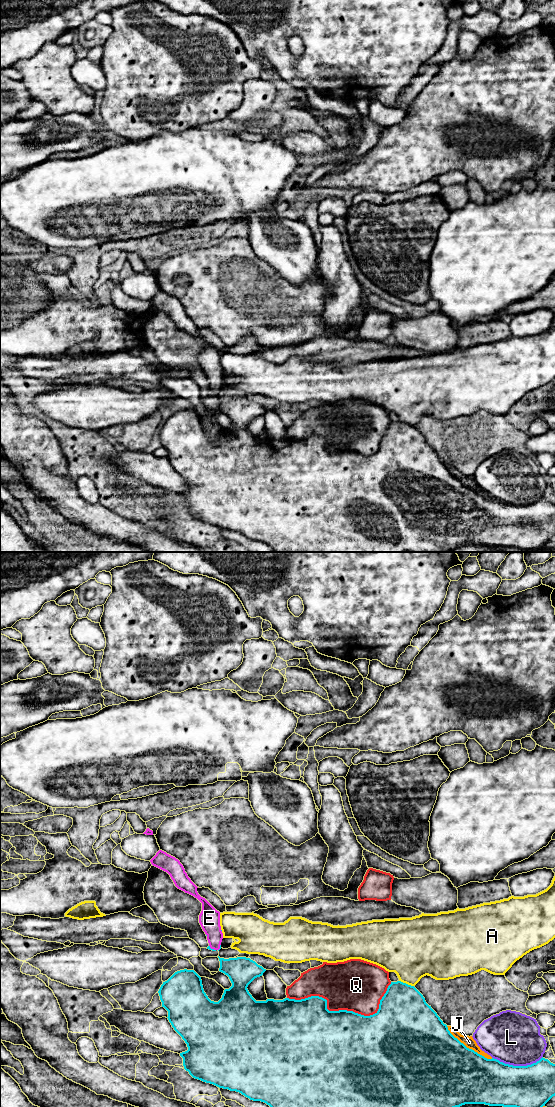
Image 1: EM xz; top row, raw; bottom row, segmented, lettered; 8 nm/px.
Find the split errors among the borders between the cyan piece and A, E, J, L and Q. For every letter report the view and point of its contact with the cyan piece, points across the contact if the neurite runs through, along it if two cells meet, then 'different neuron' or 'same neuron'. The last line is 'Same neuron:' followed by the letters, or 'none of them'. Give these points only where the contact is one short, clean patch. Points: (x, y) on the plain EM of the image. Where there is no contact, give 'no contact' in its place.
A: xz (405, 423) | different neuron
E: xz (212, 389) | across xz (208, 387), (212, 389), (212, 368), (209, 358) | same neuron
J: xz (468, 488) | different neuron
L: xz (517, 506) | different neuron
Q: xz (342, 450) | different neuron
Same neuron: E

